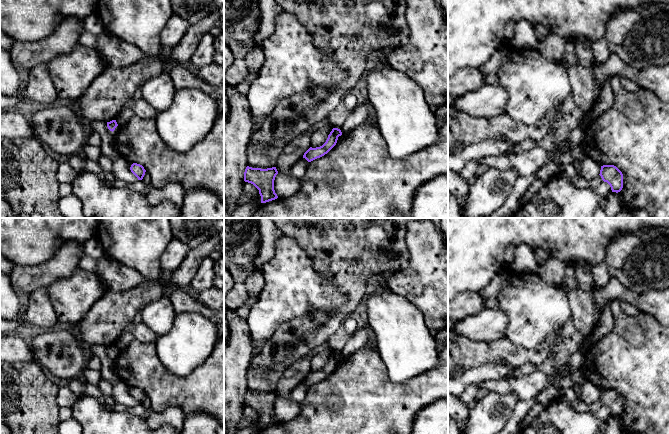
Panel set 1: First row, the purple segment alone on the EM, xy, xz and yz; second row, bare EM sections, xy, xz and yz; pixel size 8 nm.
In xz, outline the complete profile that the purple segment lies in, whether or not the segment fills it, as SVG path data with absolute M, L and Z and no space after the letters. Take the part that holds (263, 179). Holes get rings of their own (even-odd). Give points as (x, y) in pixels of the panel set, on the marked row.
M247 166L244 172L244 181L253 184L261 196L261 203L278 198L274 190L274 180L278 171L276 167L261 169Z

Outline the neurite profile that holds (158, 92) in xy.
M167 69L162 74L147 80L140 90L142 99L158 112L164 111L171 106L176 93Z

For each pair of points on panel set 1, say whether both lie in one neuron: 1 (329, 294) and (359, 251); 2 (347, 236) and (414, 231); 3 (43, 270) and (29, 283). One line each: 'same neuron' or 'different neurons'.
1: different neurons
2: different neurons
3: same neuron

